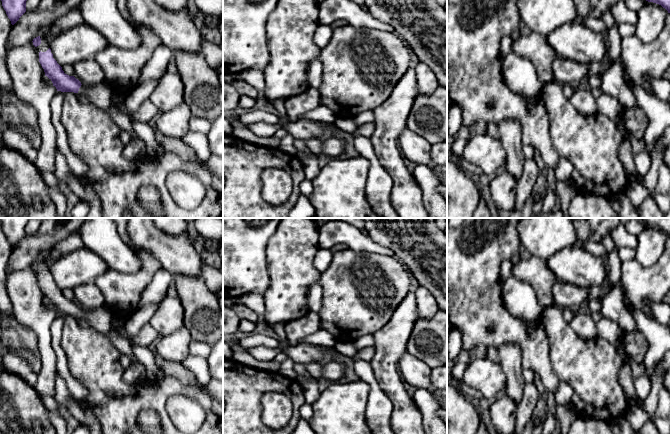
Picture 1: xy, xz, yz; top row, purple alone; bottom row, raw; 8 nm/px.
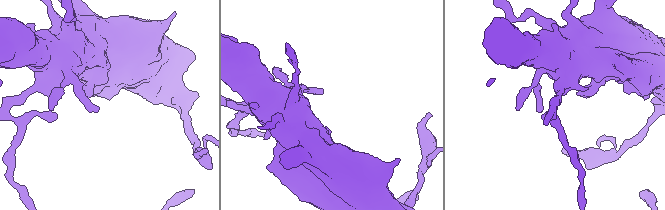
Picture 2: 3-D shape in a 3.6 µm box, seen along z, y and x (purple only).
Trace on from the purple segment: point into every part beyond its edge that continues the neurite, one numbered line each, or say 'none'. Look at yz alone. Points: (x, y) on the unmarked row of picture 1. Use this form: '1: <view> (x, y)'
none

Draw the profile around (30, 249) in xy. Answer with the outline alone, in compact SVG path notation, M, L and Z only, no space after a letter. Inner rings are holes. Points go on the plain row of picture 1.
M44 218L38 231L26 235L12 249L7 263L7 273L29 268L34 262L49 258L55 245L78 231L85 218Z

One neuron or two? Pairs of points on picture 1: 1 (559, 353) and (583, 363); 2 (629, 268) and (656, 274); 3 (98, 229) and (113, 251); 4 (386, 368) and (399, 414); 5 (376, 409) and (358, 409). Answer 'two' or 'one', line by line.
1: one
2: one
3: one
4: one
5: two

